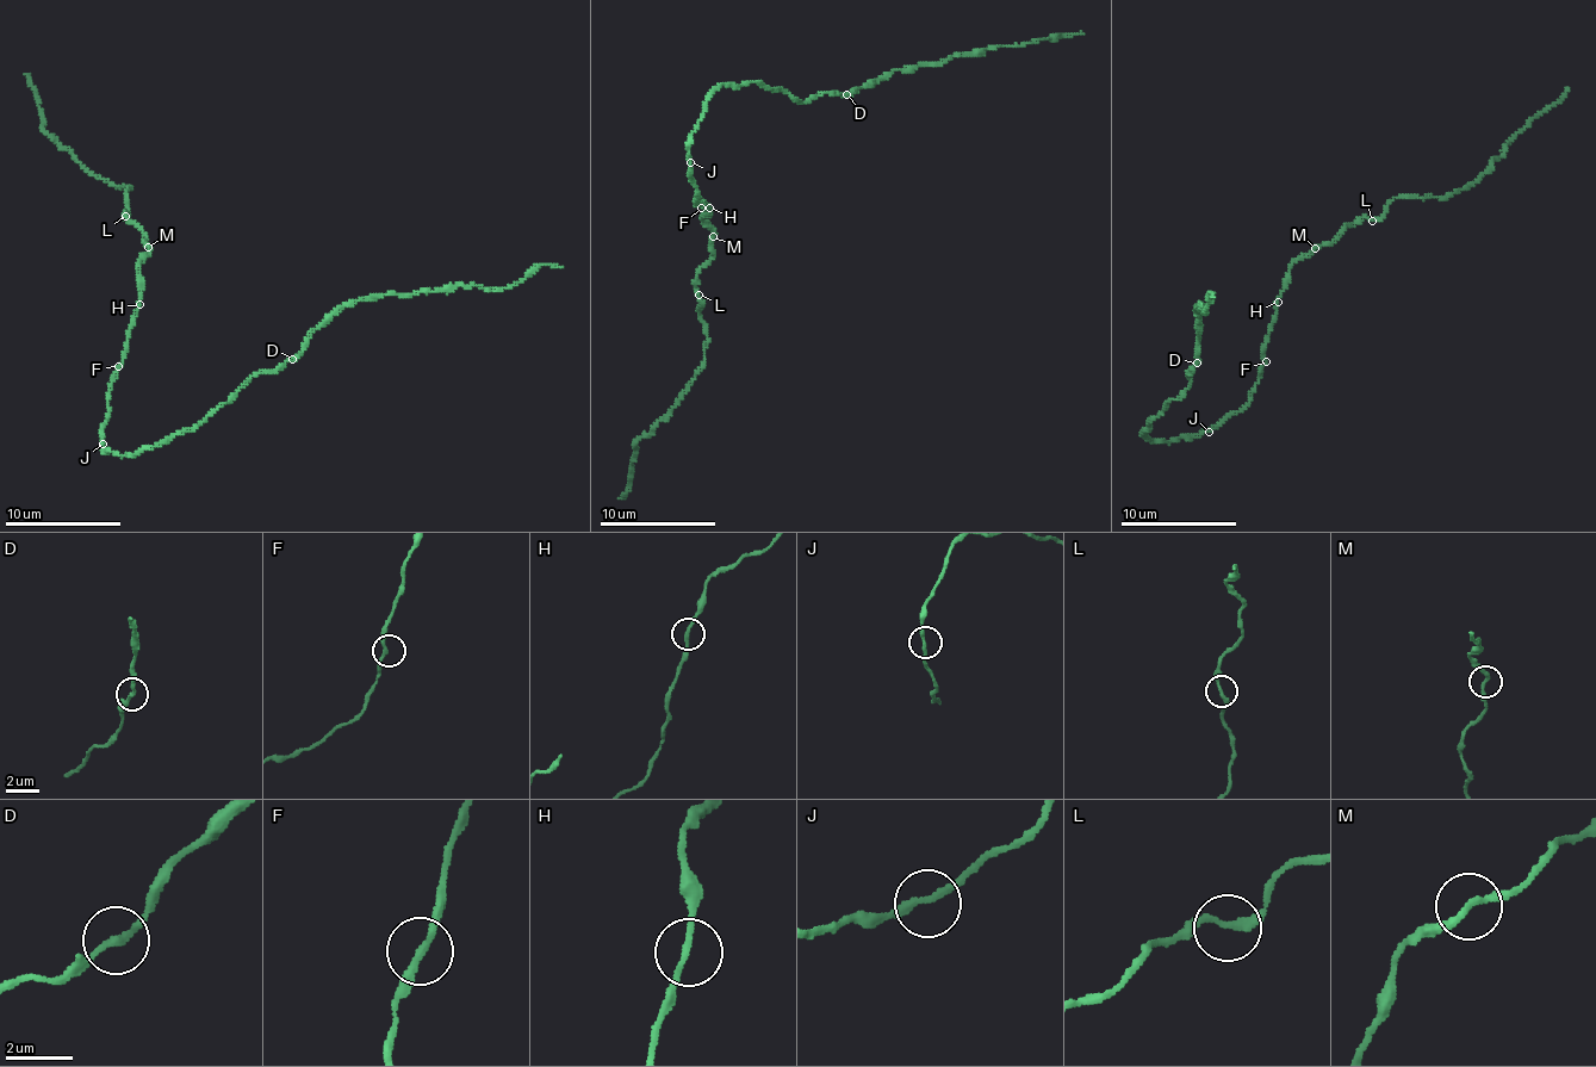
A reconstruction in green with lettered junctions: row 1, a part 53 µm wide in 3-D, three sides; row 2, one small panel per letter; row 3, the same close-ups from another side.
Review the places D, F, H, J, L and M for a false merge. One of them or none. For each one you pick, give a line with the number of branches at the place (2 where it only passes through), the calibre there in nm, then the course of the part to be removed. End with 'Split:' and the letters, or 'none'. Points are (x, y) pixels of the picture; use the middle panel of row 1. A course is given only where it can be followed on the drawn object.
Split: none

